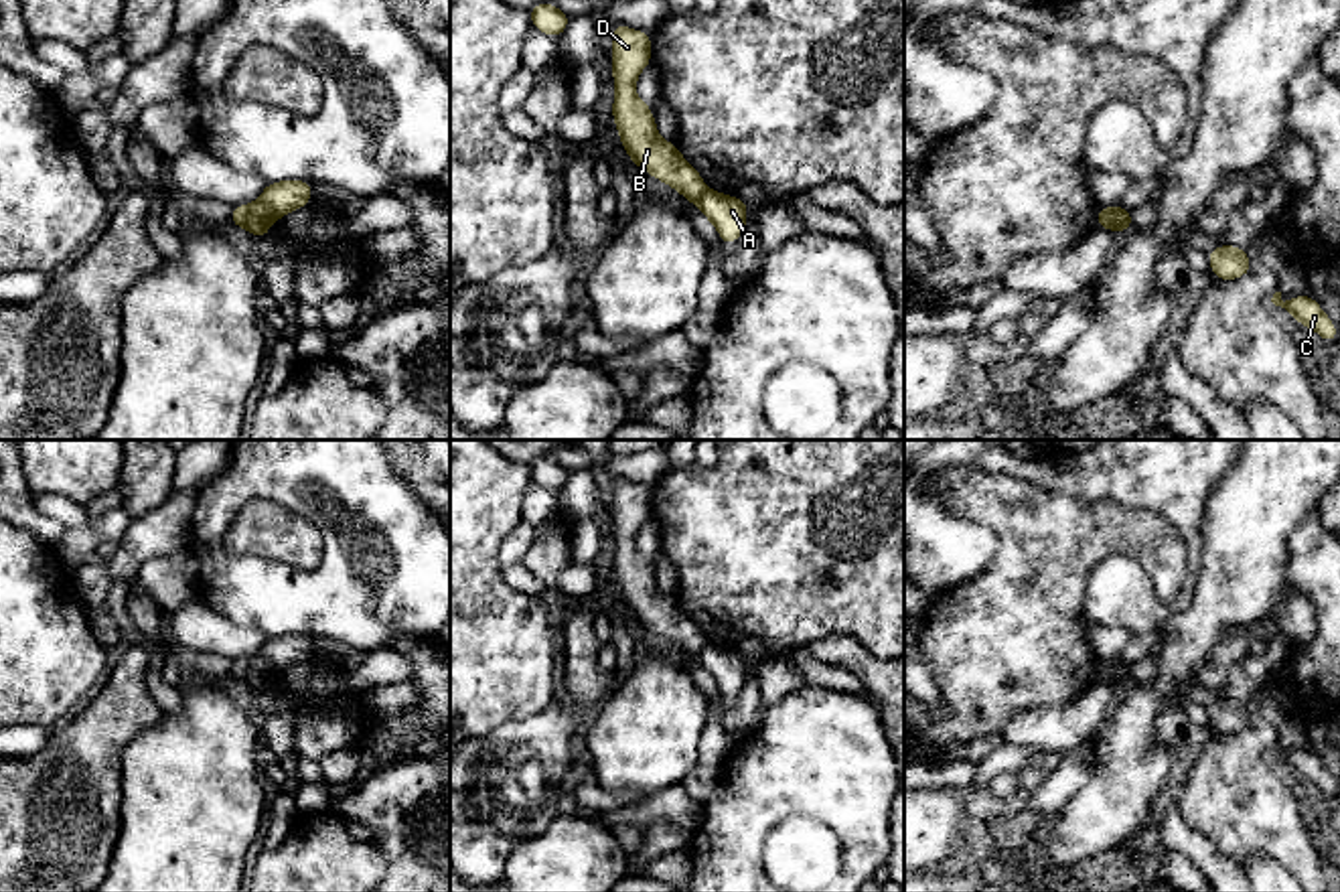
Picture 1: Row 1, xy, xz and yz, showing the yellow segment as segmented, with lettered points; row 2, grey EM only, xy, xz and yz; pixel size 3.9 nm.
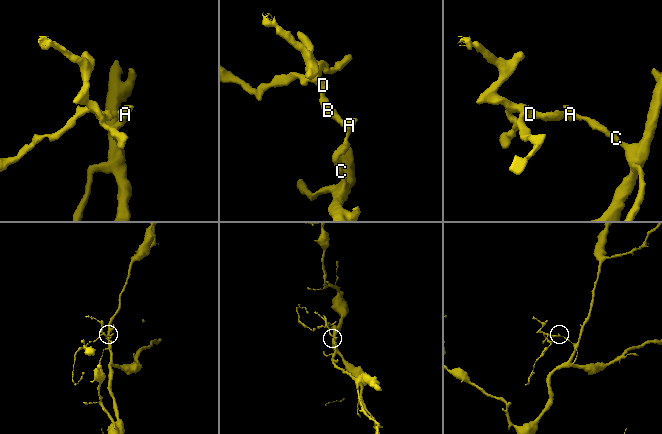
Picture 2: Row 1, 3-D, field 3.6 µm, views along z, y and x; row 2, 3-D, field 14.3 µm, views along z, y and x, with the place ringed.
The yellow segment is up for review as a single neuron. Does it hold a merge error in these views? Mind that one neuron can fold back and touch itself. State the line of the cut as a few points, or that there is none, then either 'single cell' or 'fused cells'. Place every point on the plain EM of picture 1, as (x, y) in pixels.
cut yz (1115, 661), (1107, 682); fused cells

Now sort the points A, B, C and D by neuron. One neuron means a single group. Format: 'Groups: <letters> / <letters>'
Groups: A C / B D

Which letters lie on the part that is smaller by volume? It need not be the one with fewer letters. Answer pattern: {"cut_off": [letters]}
{"cut_off": ["B", "D"]}

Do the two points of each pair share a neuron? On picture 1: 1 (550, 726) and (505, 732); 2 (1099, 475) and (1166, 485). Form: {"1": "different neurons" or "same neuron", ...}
{"1": "same neuron", "2": "same neuron"}

